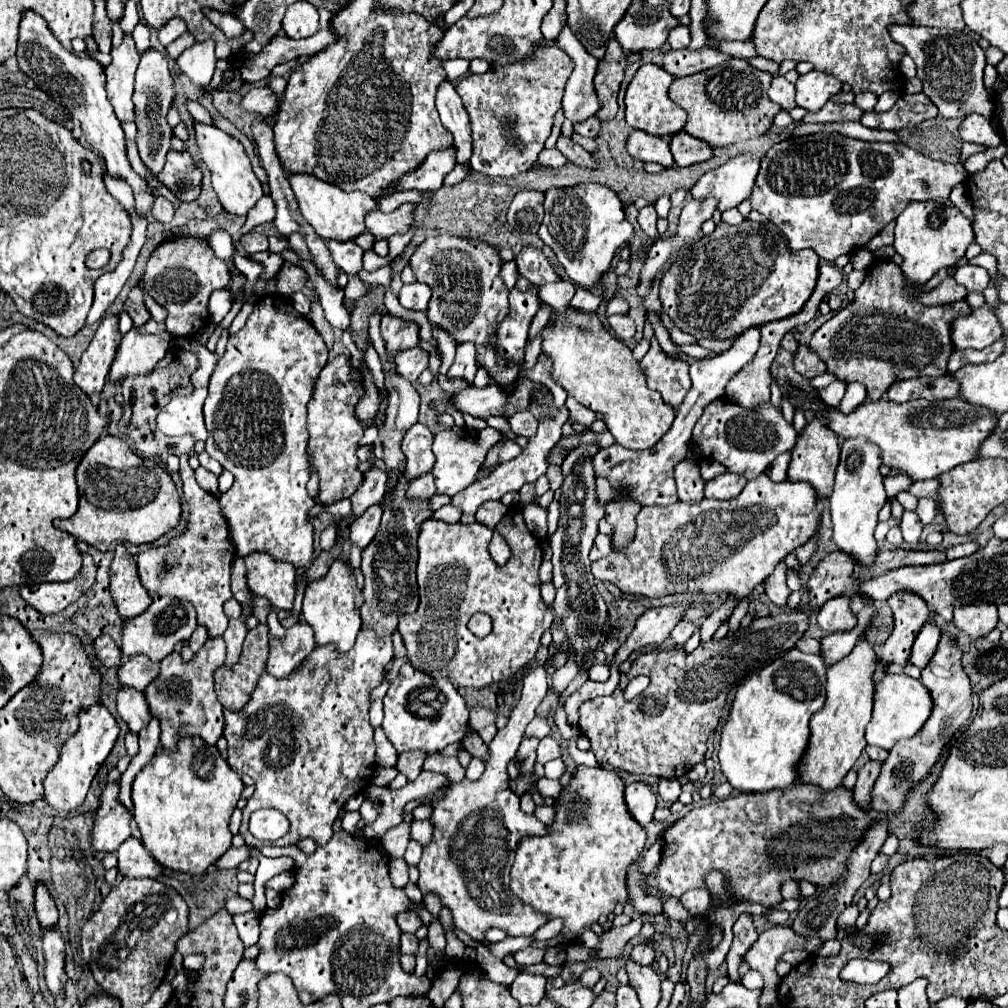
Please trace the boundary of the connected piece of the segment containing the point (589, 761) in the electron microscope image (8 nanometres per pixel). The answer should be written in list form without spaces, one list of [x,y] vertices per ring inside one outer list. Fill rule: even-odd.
[[[571,741],[571,747],[569,747],[569,751],[571,751],[571,757],[577,761],[577,765],[601,767],[601,765],[595,761],[595,755],[593,755],[593,751],[579,751],[579,749],[577,749],[577,745],[575,745],[575,741]]]

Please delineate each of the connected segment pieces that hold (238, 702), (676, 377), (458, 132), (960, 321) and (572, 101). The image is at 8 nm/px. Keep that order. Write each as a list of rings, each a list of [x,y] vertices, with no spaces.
[[[269,625],[253,627],[243,643],[241,657],[233,667],[219,667],[215,677],[215,691],[221,705],[229,711],[241,711],[255,687],[255,681],[265,669],[269,657]]]
[[[653,337],[649,353],[639,361],[639,365],[647,373],[649,387],[657,389],[665,403],[677,409],[689,391],[689,363],[683,359],[669,359]]]
[[[443,81],[437,89],[437,111],[439,111],[441,123],[455,137],[457,163],[467,167],[469,159],[471,159],[471,153],[473,153],[473,137],[471,137],[469,115],[463,109],[463,103],[461,103],[459,95],[449,81]]]
[[[991,305],[971,309],[969,315],[959,315],[951,321],[951,341],[955,349],[985,349],[997,341],[1003,333],[1003,327],[997,315],[991,311]]]
[[[567,25],[555,41],[543,39],[538,45],[553,45],[553,43],[559,43],[559,47],[563,47],[563,51],[567,51],[567,55],[571,55],[575,63],[575,69],[567,81],[565,95],[563,95],[563,115],[573,125],[589,117],[595,117],[597,111],[601,109],[601,101],[593,87],[595,67],[599,61],[581,47],[579,39],[575,39],[573,31]]]

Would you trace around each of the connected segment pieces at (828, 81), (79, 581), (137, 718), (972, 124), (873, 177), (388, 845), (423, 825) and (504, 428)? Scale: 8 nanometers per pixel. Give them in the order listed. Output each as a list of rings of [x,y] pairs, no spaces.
[[[809,71],[799,75],[795,83],[795,103],[807,111],[819,111],[831,95],[841,91],[841,81],[823,71]]]
[[[83,553],[81,571],[67,583],[39,583],[39,585],[21,585],[21,597],[35,607],[41,615],[53,615],[75,603],[95,581],[95,563],[89,553]]]
[[[123,687],[117,693],[117,713],[133,733],[139,733],[151,721],[151,711],[145,695],[131,687]]]
[[[973,113],[969,117],[963,119],[961,123],[961,139],[975,143],[975,145],[983,145],[983,147],[997,147],[1003,143],[1003,137],[993,129],[991,121]]]
[[[819,131],[805,137],[791,137],[775,143],[761,159],[761,171],[751,191],[753,209],[775,223],[787,237],[793,251],[811,249],[819,259],[835,261],[839,255],[849,255],[861,249],[889,221],[893,221],[911,201],[947,199],[951,189],[967,179],[961,163],[941,163],[929,159],[903,143],[871,143],[849,139],[839,133]]]
[[[403,821],[401,825],[389,829],[381,837],[381,845],[391,857],[403,857],[403,853],[407,849],[407,837],[409,837],[409,823]]]
[[[413,821],[411,823],[411,839],[421,843],[421,847],[427,847],[433,837],[433,823],[427,821]]]
[[[491,416],[486,419],[486,422],[489,427],[501,431],[508,439],[514,441],[517,438],[517,435],[510,428],[508,418],[504,416]]]

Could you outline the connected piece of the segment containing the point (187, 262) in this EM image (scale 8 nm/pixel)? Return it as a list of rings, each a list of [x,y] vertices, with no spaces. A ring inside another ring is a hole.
[[[179,235],[157,245],[157,249],[151,253],[147,261],[145,277],[143,277],[145,293],[149,293],[159,305],[165,305],[165,309],[169,311],[165,319],[167,331],[177,337],[193,335],[205,325],[209,317],[207,311],[209,295],[215,289],[225,289],[229,281],[231,281],[231,273],[227,263],[215,257],[213,249],[205,239],[191,235]]]

